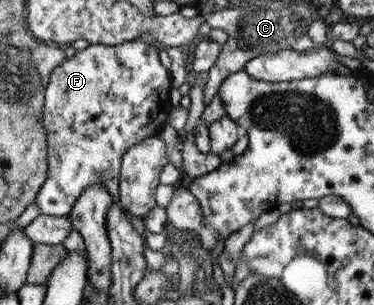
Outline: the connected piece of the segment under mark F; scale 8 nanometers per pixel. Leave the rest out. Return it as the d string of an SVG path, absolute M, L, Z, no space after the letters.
M140 39L112 46L89 44L50 72L48 83L44 88L41 119L47 141L46 179L35 198L40 214L22 231L31 242L46 243L46 245L61 244L70 233L70 222L66 216L83 189L94 182L106 186L112 202L123 211L118 192L122 154L128 147L144 138L156 135L173 109L168 105L168 92L172 88L169 71L160 64L158 53L158 49L146 45Z

